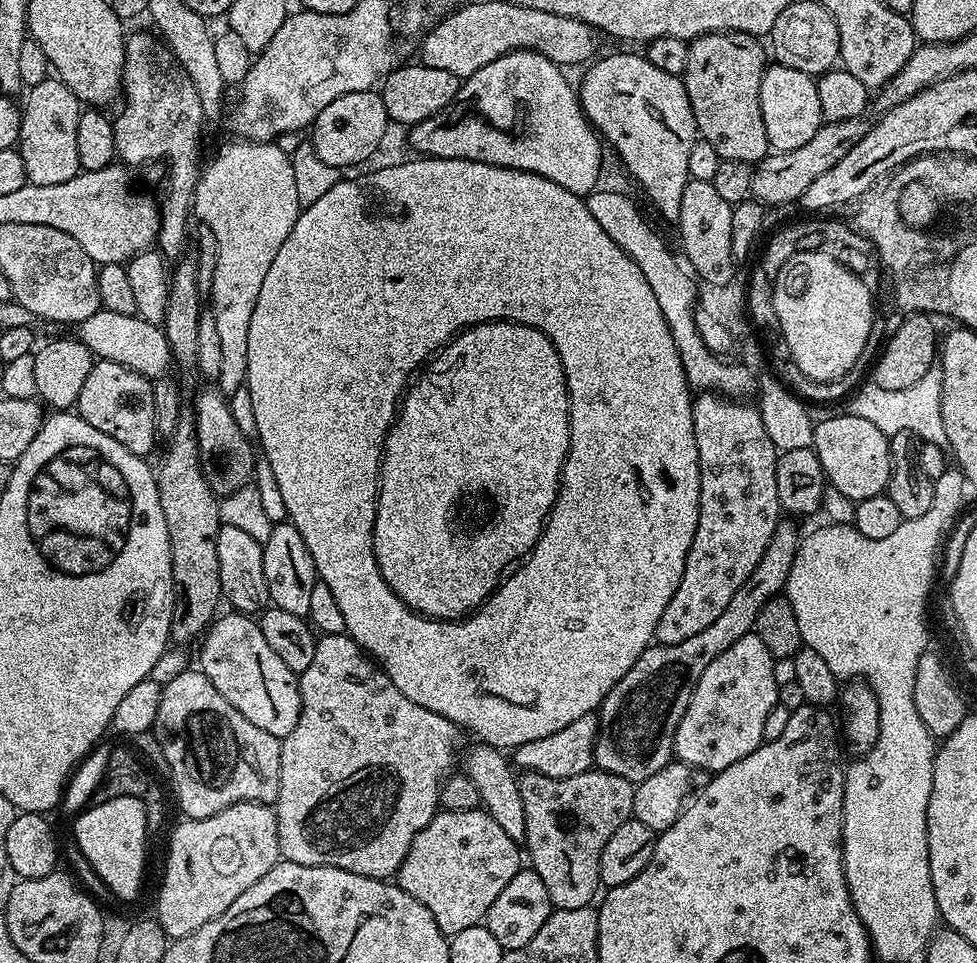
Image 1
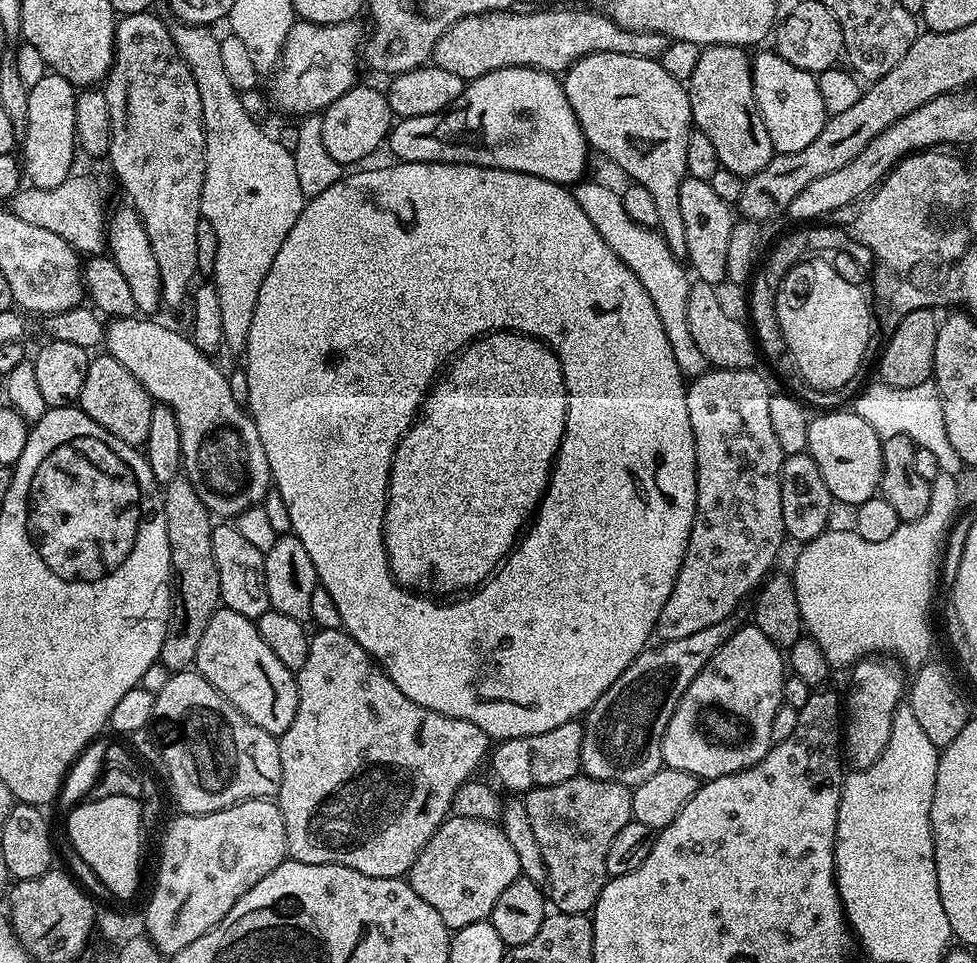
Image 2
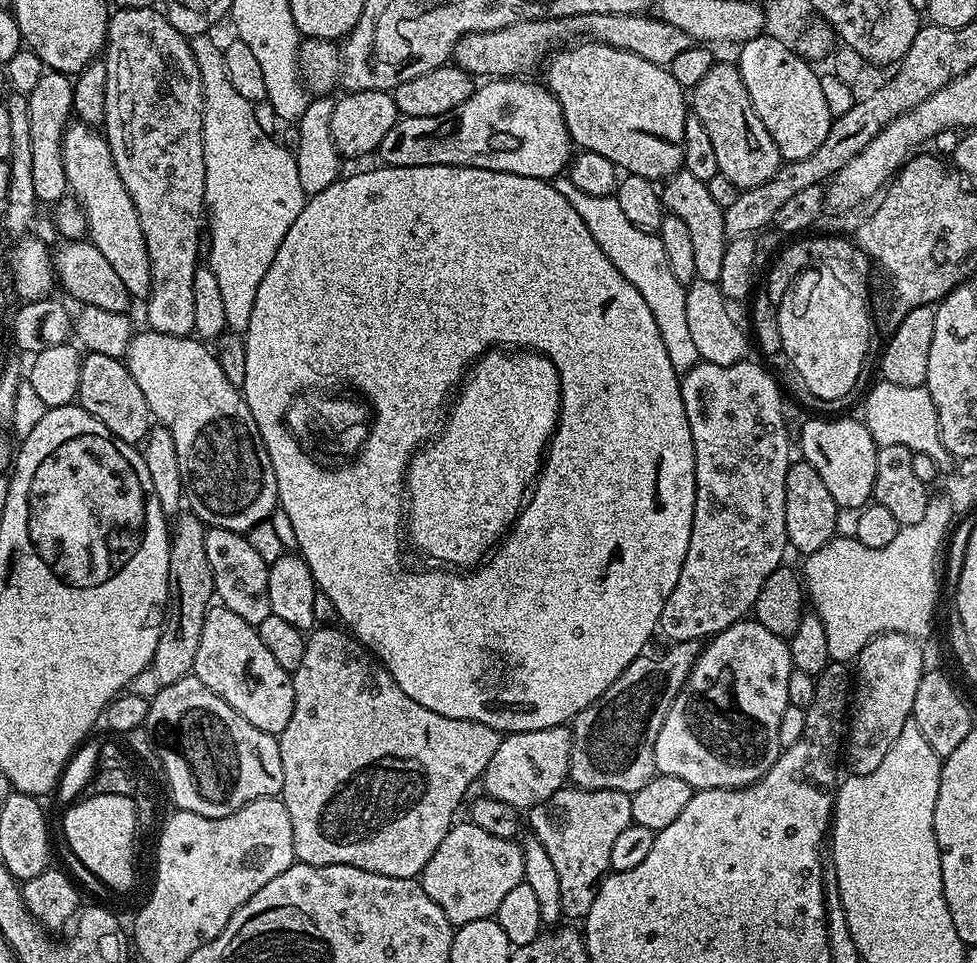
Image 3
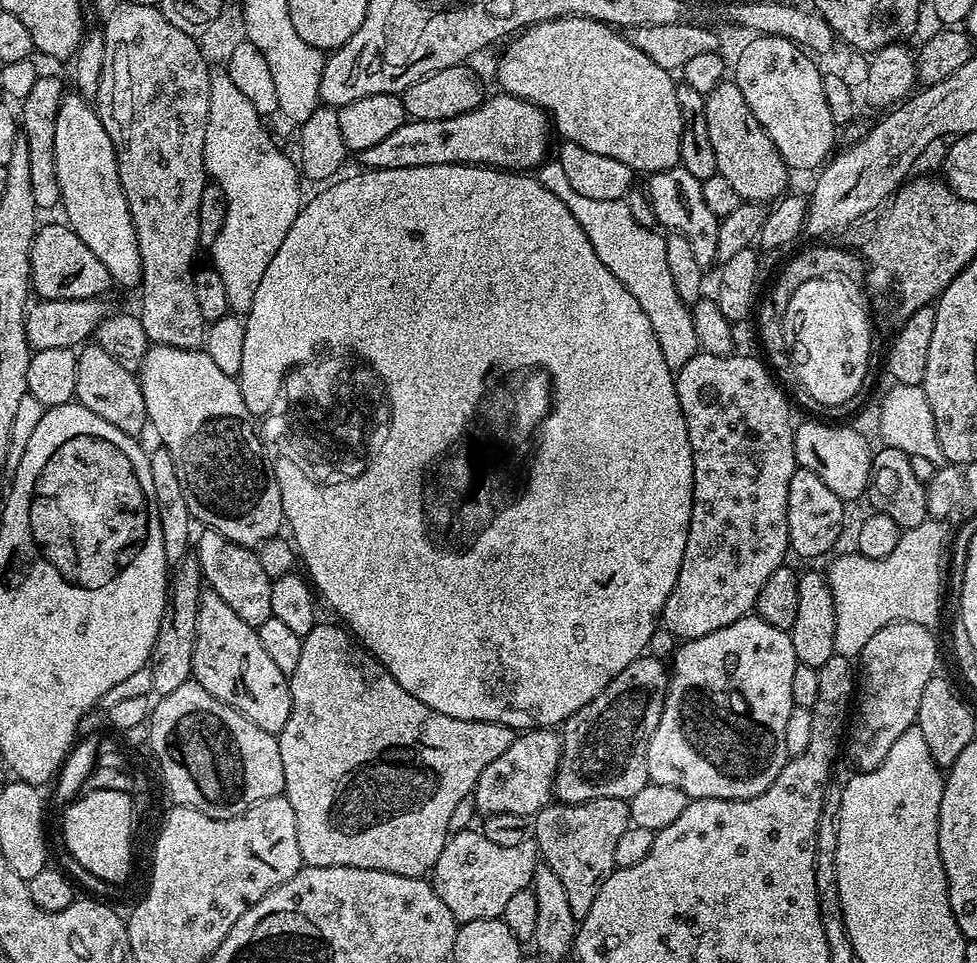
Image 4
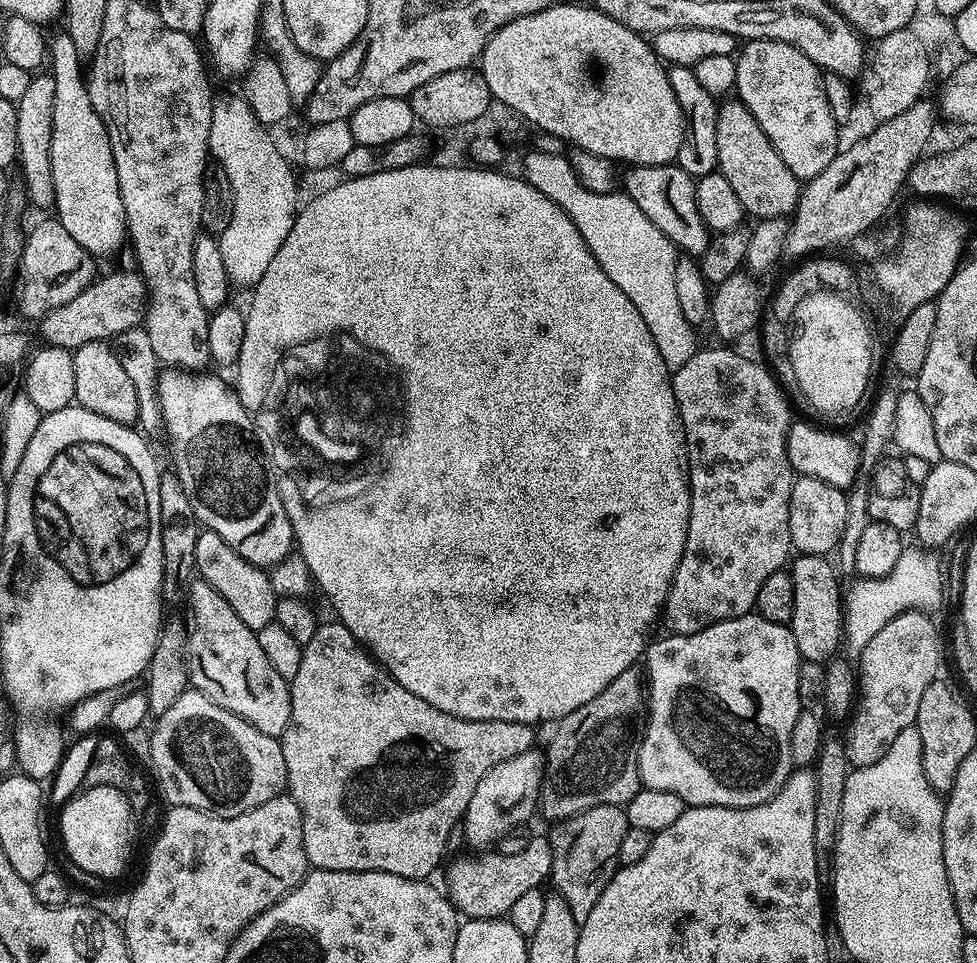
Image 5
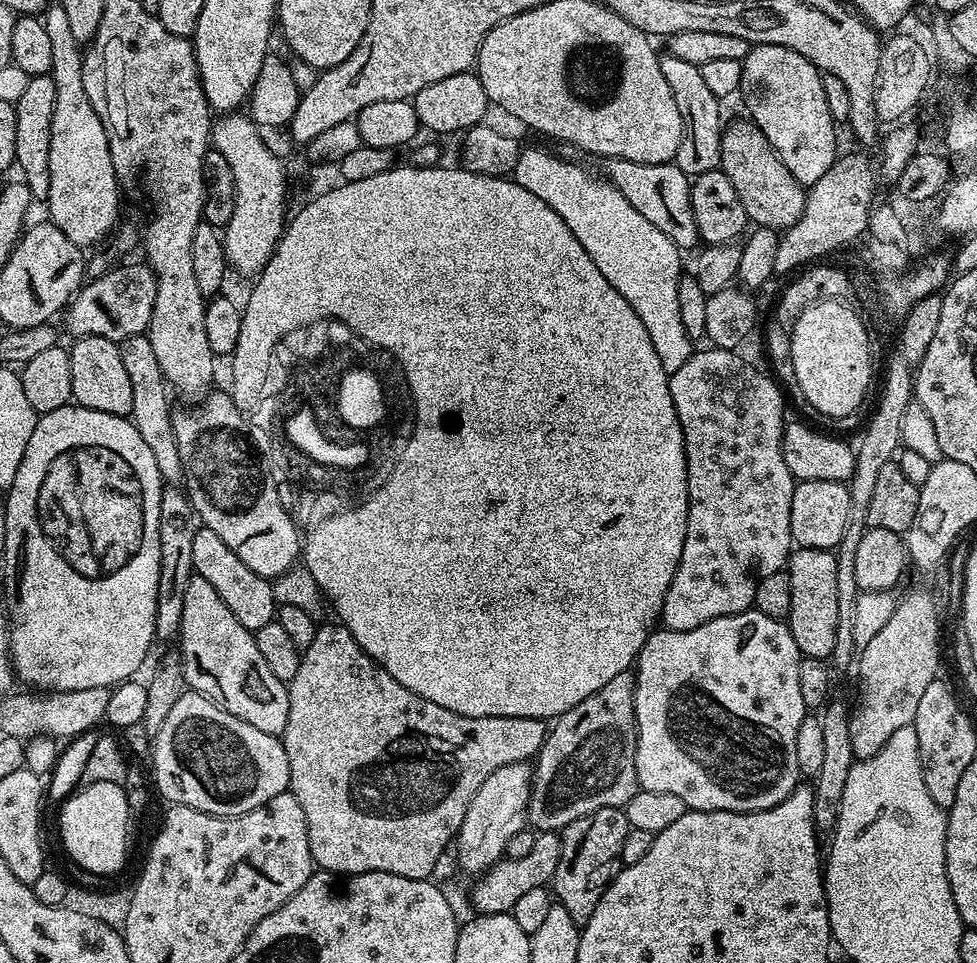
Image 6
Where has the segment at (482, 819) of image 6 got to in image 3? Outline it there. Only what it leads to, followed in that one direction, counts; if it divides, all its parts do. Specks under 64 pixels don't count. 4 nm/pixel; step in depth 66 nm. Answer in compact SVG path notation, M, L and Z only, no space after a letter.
M563 724L550 726L546 730L526 730L525 732L507 733L501 739L494 758L490 758L490 766L486 766L482 777L483 791L487 795L498 798L498 802L510 802L510 806L521 810L530 809L538 802L546 802L546 798L550 798L550 794L554 794L569 783L568 771L570 770L571 745L571 727Z

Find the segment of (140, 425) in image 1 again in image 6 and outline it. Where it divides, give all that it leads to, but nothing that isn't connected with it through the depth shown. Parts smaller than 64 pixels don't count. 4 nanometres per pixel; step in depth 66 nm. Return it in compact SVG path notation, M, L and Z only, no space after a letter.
M82 336L73 344L68 353L72 400L81 408L127 417L132 411L134 390L130 390L130 374L122 363L119 343L110 338Z

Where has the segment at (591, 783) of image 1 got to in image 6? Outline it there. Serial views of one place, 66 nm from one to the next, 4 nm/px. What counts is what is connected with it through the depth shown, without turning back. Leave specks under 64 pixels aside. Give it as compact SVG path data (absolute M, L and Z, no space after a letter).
M603 808L594 810L563 829L560 836L560 861L558 870L554 870L550 881L551 891L574 922L584 925L590 922L594 906L608 889L608 884L616 877L622 865L619 861L622 854L622 842L628 833L628 819L623 808Z

